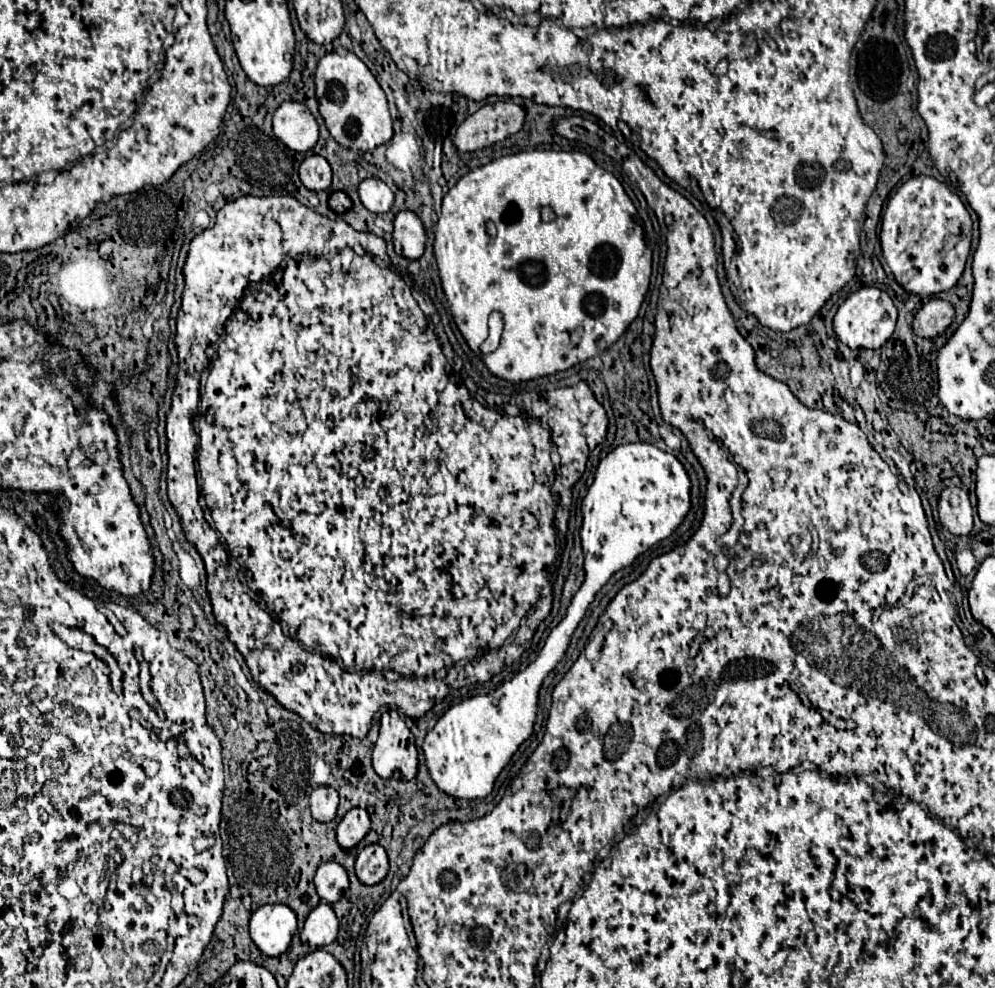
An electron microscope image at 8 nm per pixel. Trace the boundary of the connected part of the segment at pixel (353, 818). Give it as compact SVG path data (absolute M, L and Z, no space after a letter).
M353 807L347 815L339 821L337 827L337 841L343 849L355 847L371 829L369 813L363 807Z

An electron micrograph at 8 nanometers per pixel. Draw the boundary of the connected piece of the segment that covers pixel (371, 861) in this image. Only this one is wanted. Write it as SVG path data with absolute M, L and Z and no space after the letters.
M373 843L361 849L361 853L357 855L355 871L357 871L359 881L365 885L375 885L383 881L389 871L389 859L387 859L385 849L379 843Z

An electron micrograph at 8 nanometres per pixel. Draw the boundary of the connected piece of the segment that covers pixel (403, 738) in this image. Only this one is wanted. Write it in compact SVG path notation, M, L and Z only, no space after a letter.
M387 711L381 717L379 739L373 749L373 767L383 779L399 777L409 781L417 775L419 755L415 737L397 711Z

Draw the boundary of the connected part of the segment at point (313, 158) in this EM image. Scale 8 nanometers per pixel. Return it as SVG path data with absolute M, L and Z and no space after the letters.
M309 153L299 167L299 177L307 189L325 191L331 185L331 167L325 157Z

